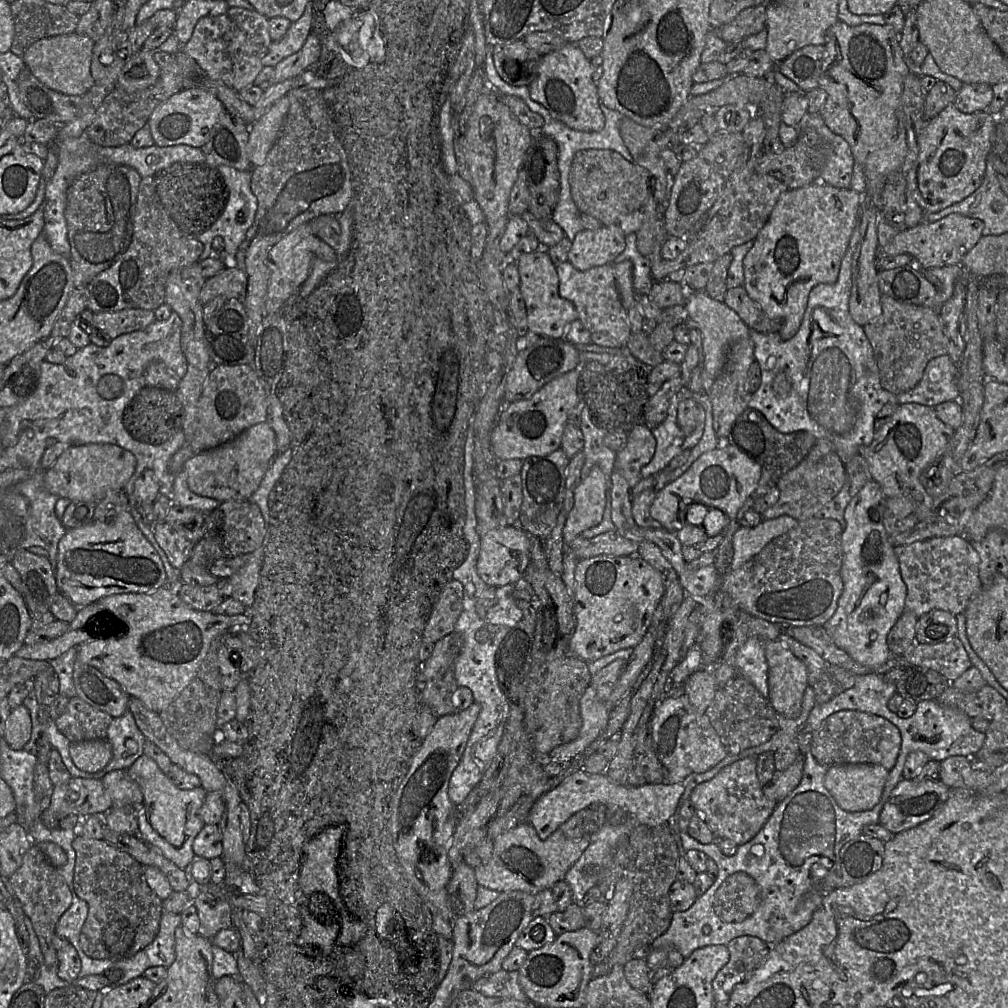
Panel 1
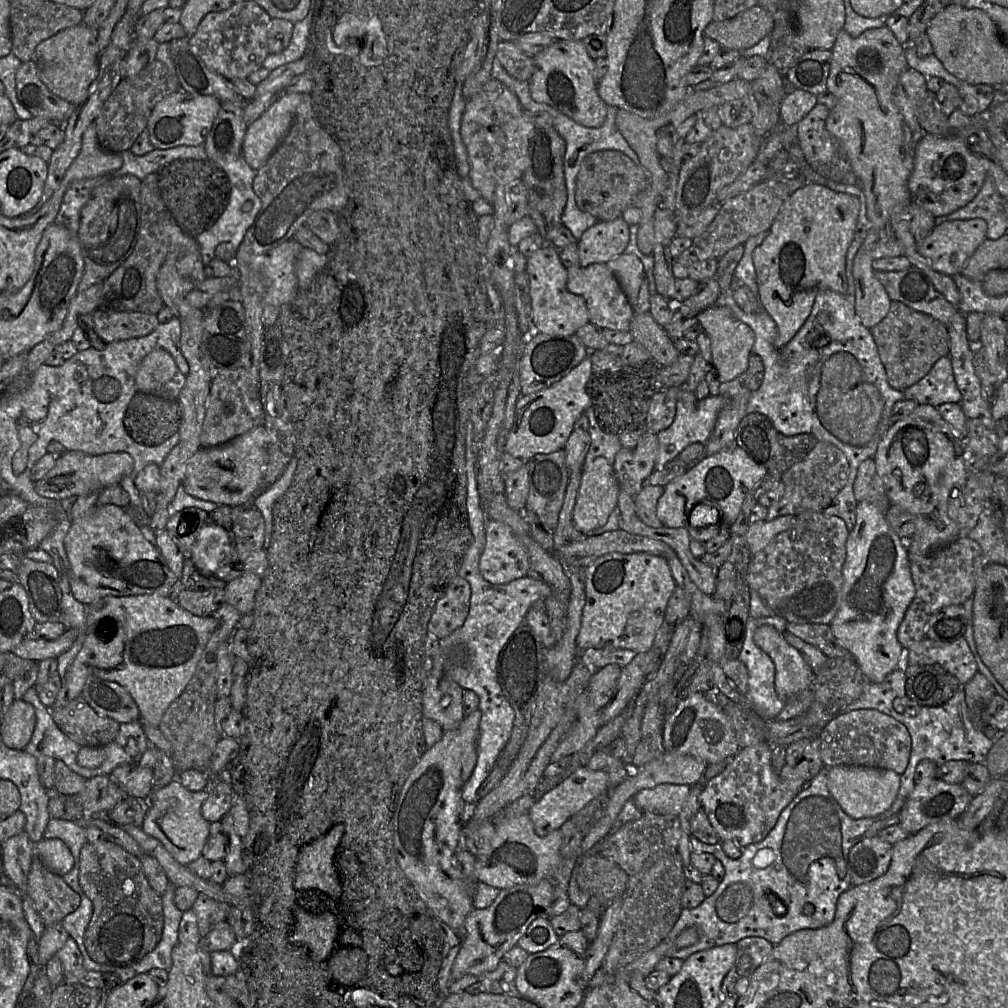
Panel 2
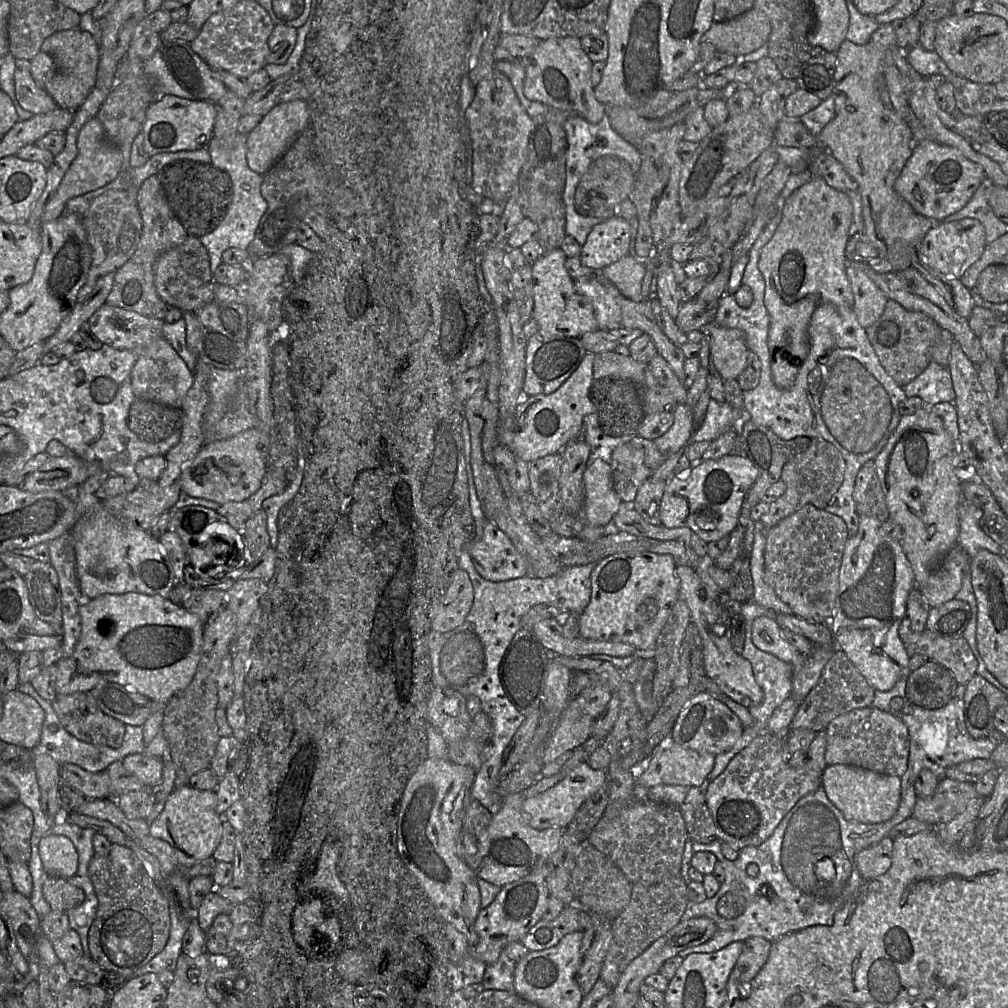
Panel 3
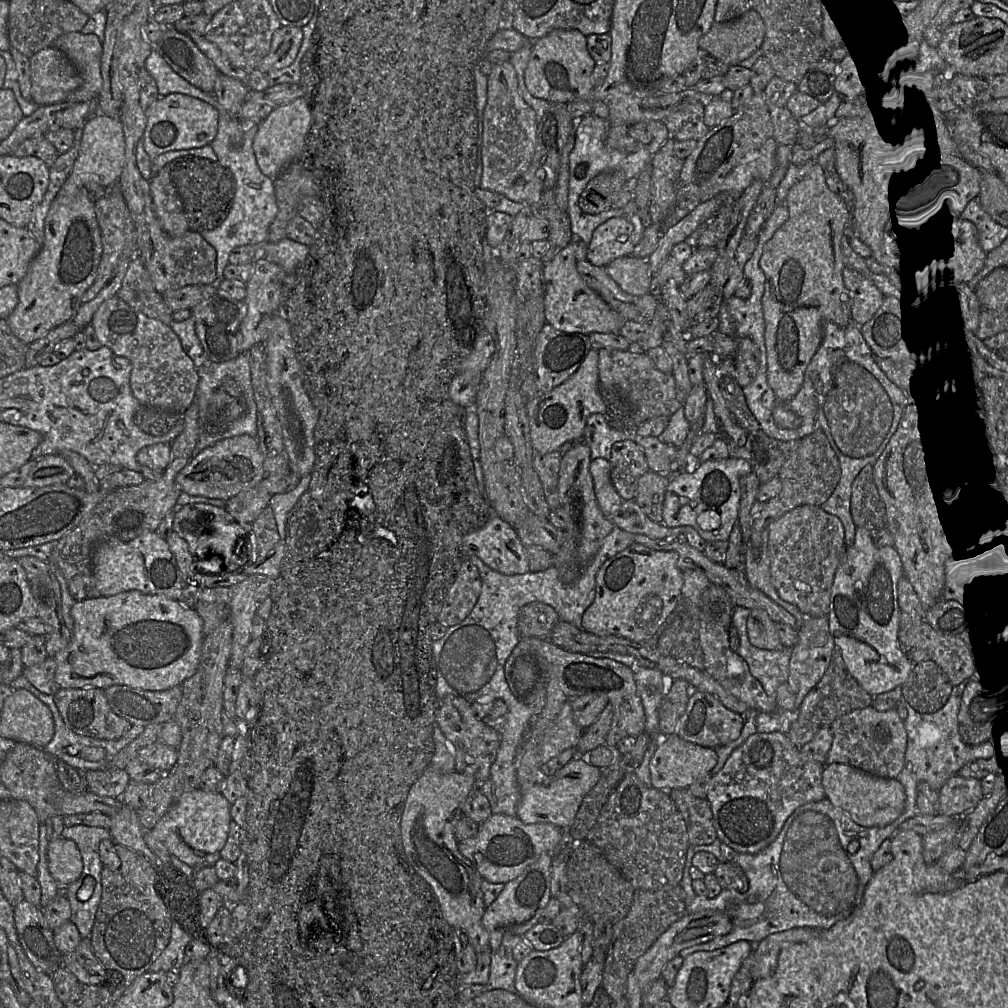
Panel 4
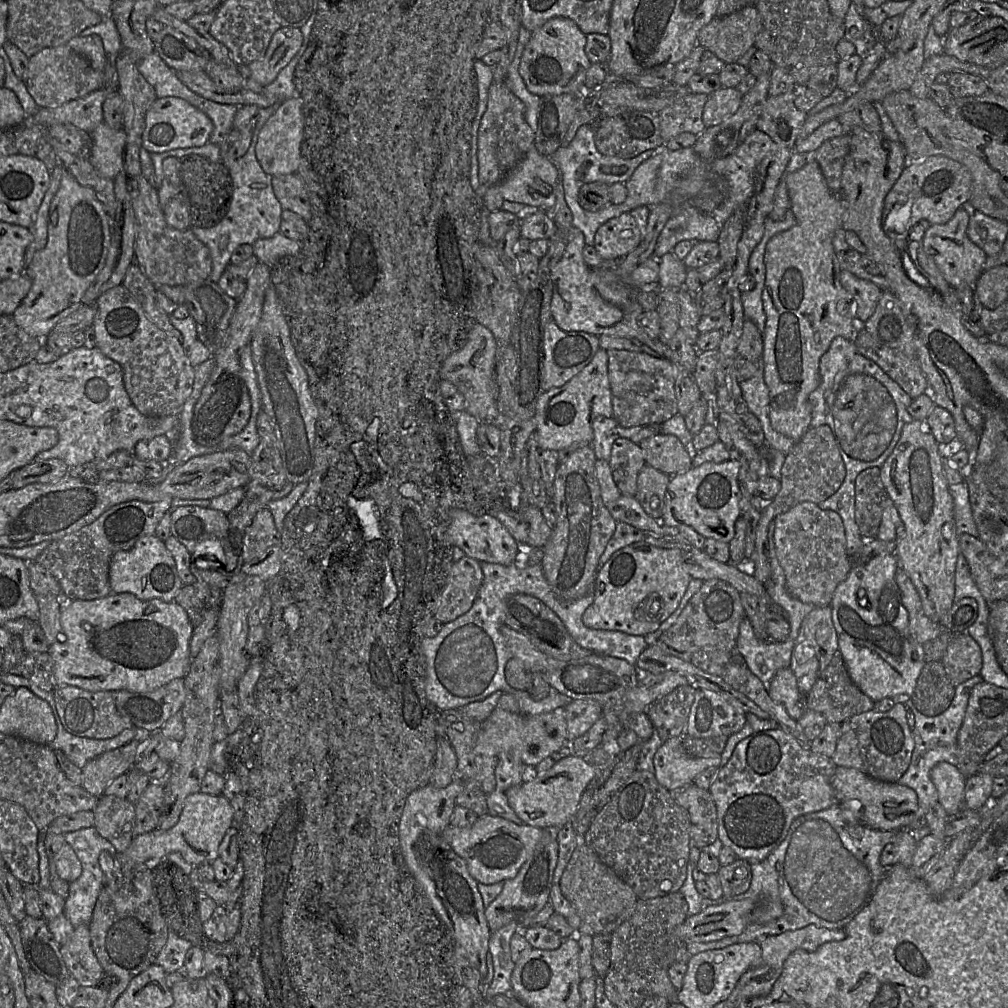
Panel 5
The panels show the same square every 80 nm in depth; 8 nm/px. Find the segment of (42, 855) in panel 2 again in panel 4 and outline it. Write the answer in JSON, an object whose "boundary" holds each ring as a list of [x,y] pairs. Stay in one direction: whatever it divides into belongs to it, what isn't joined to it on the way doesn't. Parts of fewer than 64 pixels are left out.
{"boundary":[[[64,837],[51,840],[47,846],[48,869],[60,886],[75,882],[83,871],[80,851],[73,840]]]}

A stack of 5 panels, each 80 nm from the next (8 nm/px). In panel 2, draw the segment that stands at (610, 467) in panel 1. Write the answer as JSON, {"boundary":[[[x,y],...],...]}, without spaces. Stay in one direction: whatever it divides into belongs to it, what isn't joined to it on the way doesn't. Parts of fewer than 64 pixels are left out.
{"boundary":[[[588,407],[584,414],[589,420],[589,429],[591,443],[585,457],[585,462],[582,471],[587,471],[588,467],[594,462],[597,457],[604,457],[608,463],[613,466],[615,455],[621,449],[619,436],[604,432],[598,425],[594,409]]]}

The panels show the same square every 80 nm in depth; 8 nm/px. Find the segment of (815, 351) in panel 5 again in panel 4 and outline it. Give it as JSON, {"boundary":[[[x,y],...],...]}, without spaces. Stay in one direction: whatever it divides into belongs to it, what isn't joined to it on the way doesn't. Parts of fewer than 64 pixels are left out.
{"boundary":[[[814,163],[811,171],[789,190],[785,204],[789,211],[788,220],[765,244],[760,267],[766,278],[762,309],[765,320],[767,381],[779,402],[772,416],[778,427],[795,429],[801,425],[801,418],[786,404],[802,386],[804,372],[821,345],[823,325],[833,322],[845,328],[851,321],[852,298],[843,282],[845,265],[841,250],[842,237],[850,225],[850,212],[845,201],[829,189],[824,170],[817,163]]]}

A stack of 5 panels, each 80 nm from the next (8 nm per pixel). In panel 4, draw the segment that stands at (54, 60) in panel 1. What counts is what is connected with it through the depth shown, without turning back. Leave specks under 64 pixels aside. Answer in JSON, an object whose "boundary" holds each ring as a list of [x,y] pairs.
{"boundary":[[[69,32],[59,36],[52,47],[62,51],[71,60],[83,79],[81,86],[66,101],[97,103],[103,84],[103,42],[95,34]]]}

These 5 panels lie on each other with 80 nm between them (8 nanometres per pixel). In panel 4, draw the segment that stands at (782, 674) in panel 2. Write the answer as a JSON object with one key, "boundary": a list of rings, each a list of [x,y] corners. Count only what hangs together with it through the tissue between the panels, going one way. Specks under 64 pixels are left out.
{"boundary":[[[751,609],[747,619],[747,633],[750,643],[764,650],[781,650],[782,645],[775,623],[766,611],[762,609]]]}

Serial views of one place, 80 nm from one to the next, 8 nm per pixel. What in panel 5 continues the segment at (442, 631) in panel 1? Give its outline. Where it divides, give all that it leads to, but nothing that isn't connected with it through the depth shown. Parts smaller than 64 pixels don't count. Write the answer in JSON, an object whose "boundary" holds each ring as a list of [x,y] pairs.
{"boundary":[[[463,557],[450,571],[435,618],[442,624],[455,621],[472,608],[483,582],[479,562]]]}

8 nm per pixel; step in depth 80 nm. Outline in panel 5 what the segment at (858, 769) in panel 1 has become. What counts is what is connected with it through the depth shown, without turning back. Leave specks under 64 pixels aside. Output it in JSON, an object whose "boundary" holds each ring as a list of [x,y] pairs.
{"boundary":[[[837,767],[831,780],[838,804],[859,801],[862,805],[861,823],[881,831],[909,830],[914,833],[926,831],[924,814],[919,807],[916,792],[898,783],[875,780],[855,768]]]}

